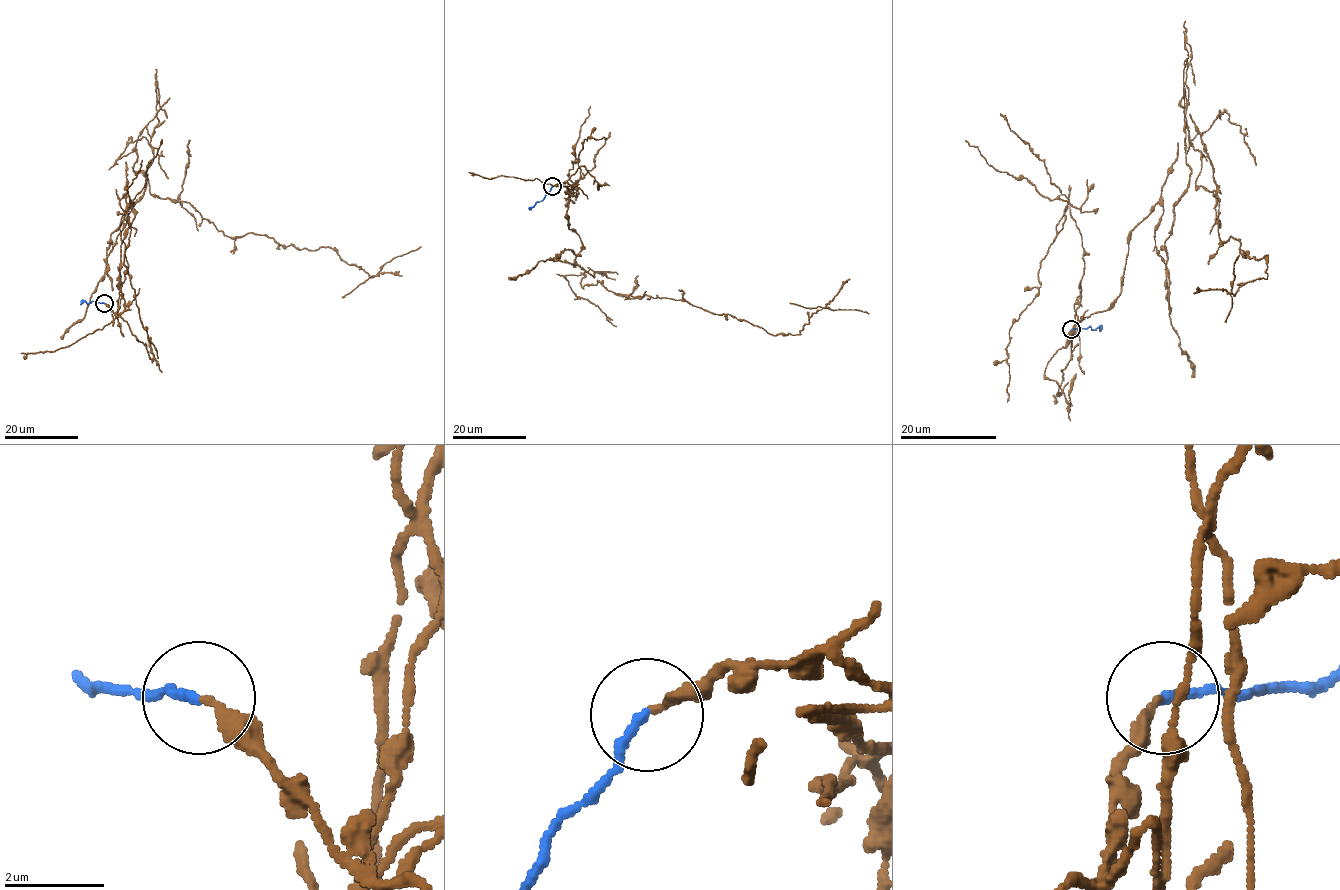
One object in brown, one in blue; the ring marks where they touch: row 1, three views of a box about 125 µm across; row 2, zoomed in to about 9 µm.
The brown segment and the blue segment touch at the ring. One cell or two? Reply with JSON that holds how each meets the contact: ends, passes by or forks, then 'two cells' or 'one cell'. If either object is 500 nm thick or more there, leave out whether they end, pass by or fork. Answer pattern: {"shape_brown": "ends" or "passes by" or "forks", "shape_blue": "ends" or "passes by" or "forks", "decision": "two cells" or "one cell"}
{"shape_brown": "ends", "shape_blue": "ends", "decision": "two cells"}

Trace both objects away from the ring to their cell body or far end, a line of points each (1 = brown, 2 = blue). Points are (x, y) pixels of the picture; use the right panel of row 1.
1: (1071, 329), (1158, 203), (1166, 264), (1183, 97), (1221, 242), (1268, 255), (1234, 295), (1239, 254)
2: (1071, 329), (1090, 327), (1099, 328), (1100, 331)

